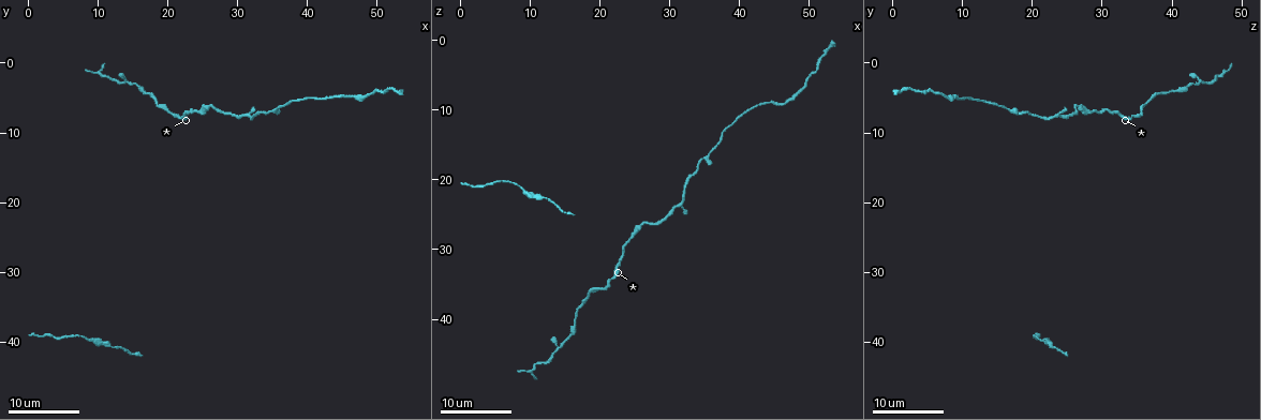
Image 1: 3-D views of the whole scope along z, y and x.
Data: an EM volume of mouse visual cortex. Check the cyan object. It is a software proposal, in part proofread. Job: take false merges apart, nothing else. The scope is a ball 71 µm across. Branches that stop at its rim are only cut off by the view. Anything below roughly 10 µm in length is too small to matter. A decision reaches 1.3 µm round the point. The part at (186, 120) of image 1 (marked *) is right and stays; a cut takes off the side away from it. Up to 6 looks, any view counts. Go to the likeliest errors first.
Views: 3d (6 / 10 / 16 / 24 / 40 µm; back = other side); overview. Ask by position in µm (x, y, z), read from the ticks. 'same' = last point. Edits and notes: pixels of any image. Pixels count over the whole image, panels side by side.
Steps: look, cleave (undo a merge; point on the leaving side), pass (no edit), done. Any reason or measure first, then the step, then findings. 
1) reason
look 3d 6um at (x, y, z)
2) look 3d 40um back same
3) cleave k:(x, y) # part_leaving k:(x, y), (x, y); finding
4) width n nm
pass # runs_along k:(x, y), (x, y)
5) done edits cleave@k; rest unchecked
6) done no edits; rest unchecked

a narrow waist
look 3d 24um at (35.5, 6.0, 16.0)

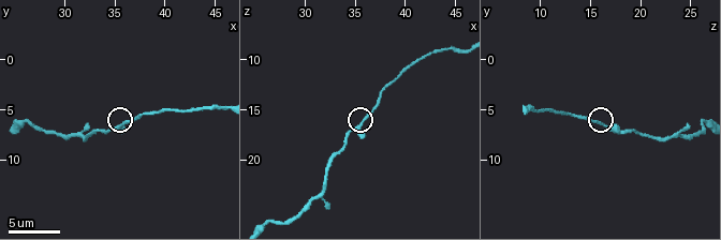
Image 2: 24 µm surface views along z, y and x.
look 3d 10um at (35.6, 6.2, 16.2)

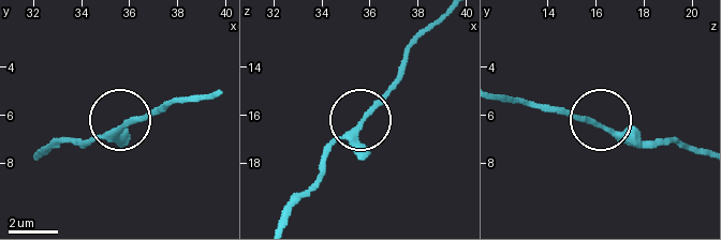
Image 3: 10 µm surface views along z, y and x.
pass # runs_along 3:(278, 222), (310, 185), (328, 149), (400, 77); continuous, no second neuron

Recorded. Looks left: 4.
thick turns thin
look 3d 24um at (16.0, 4.0, 40.0)

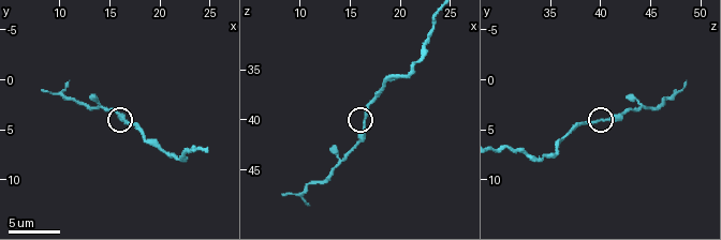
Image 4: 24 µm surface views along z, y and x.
look 3d 10um at (16.2, 4.2, 40.2)

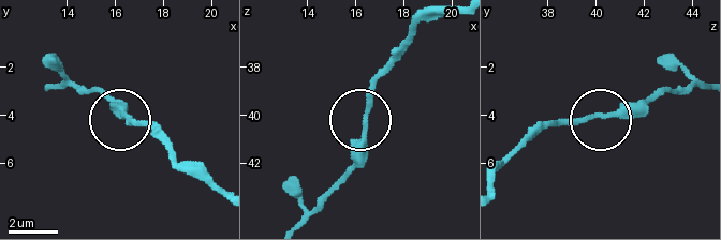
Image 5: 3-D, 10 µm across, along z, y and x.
pass # all the same neuron

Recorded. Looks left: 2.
look 3d 10um at (20.0, 7.0, 35.6)

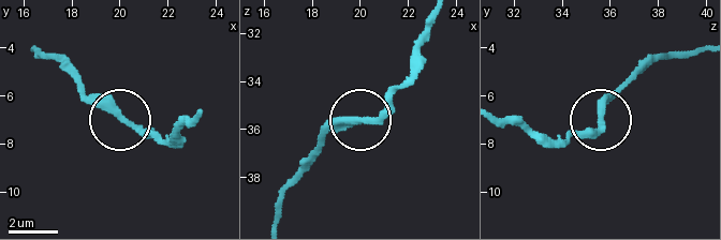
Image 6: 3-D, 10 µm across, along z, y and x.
pass # runs_along 6:(421, 65), (378, 113), (341, 121), (319, 141); one neuron here

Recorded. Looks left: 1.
done no edits; rest unchecked

